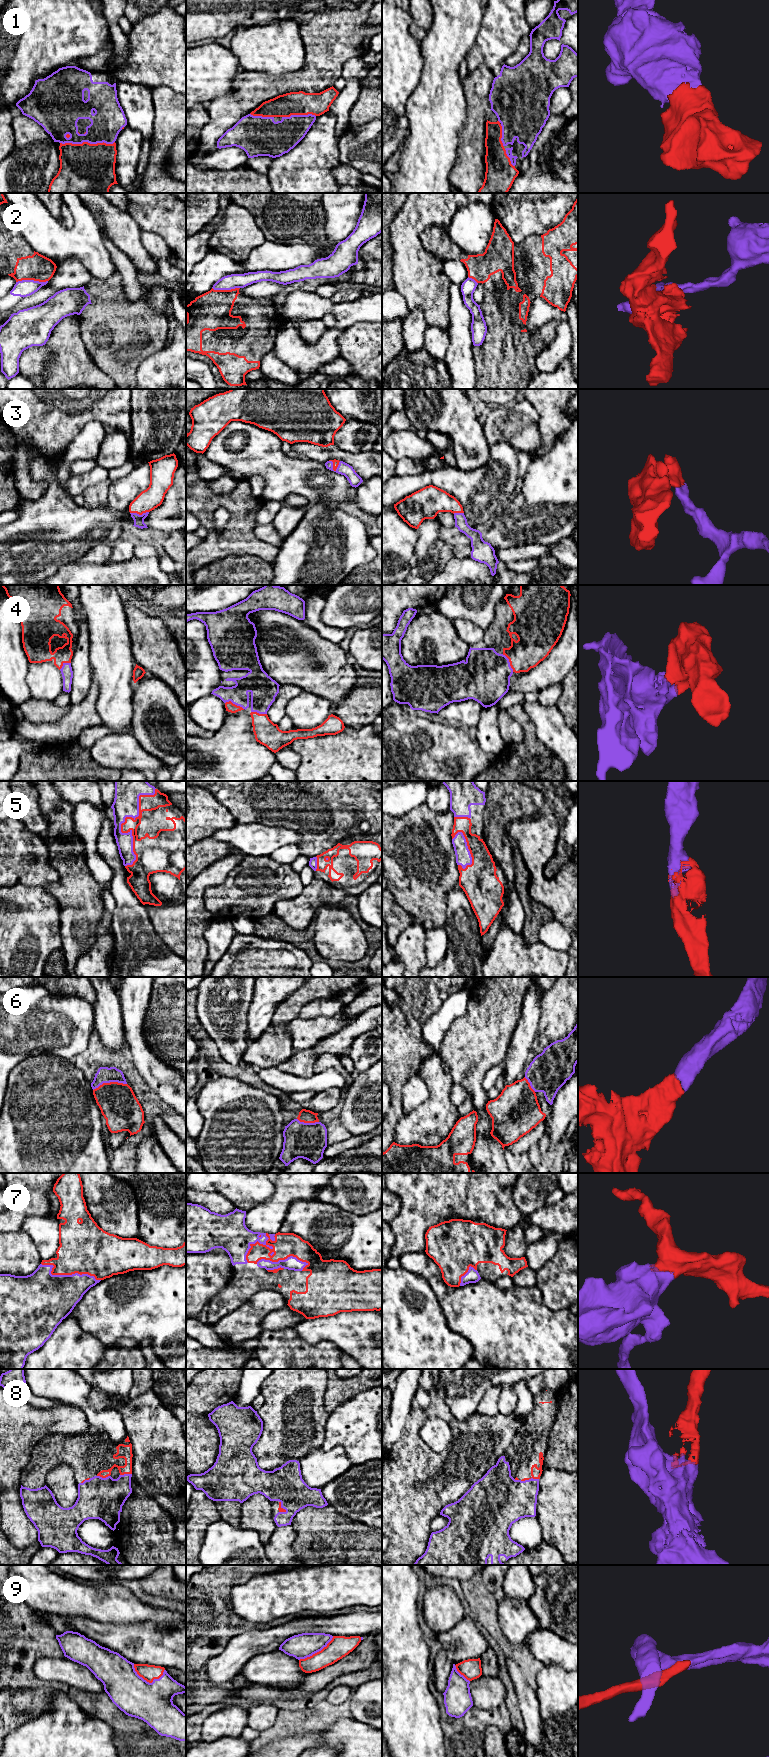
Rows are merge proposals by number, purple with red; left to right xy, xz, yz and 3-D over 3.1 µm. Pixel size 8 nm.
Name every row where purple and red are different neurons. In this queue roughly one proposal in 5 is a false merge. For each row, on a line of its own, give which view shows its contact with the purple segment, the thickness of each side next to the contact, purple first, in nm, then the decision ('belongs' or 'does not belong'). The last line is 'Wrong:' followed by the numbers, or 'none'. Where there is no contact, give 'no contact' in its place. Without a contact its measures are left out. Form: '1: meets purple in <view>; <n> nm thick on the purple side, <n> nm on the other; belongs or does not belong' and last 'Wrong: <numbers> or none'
1: meets purple in xy; 260 nm thick on the purple side, 440 nm on the other; belongs
2: meets purple in xy; 140 nm thick on the purple side, 220 nm on the other; does not belong
3: meets purple in xz; 100 nm thick on the purple side, 50 nm on the other; belongs
4: meets purple in xz; 200 nm thick on the purple side, 80 nm on the other; belongs
5: meets purple in xy; 200 nm thick on the purple side, 140 nm on the other; belongs
6: meets purple in xy; 130 nm thick on the purple side, 300 nm on the other; belongs
7: meets purple in xz; 280 nm thick on the purple side, 190 nm on the other; belongs
8: meets purple in yz; 360 nm thick on the purple side, 90 nm on the other; belongs
9: meets purple in xy; 320 nm thick on the purple side, 130 nm on the other; belongs
Wrong: 2

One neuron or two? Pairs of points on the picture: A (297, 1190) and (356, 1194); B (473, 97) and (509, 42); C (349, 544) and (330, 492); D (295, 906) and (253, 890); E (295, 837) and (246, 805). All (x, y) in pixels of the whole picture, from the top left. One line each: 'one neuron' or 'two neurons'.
A: two neurons
B: two neurons
C: two neurons
D: two neurons
E: two neurons

